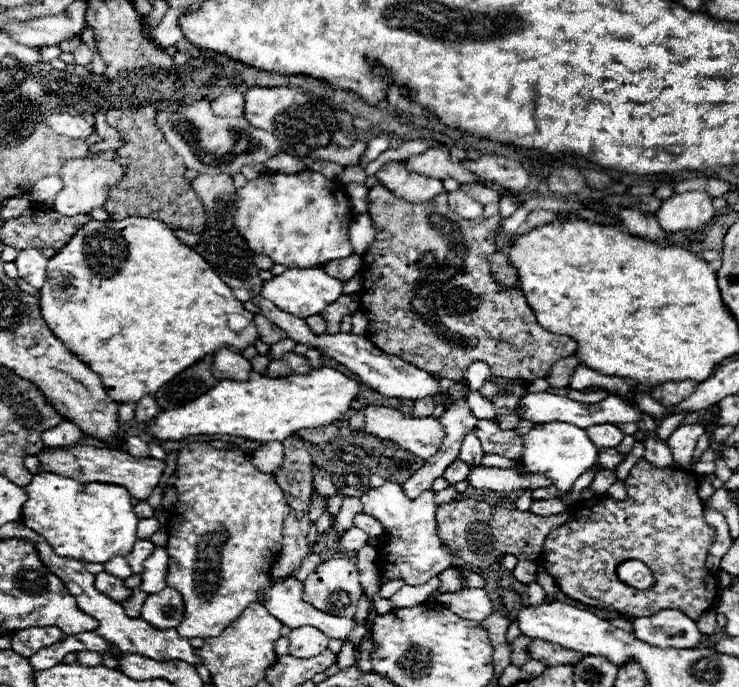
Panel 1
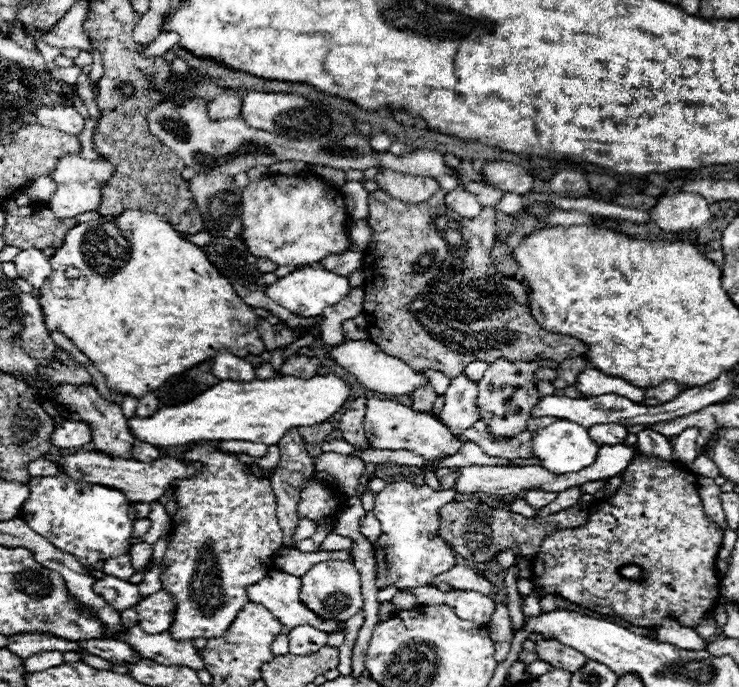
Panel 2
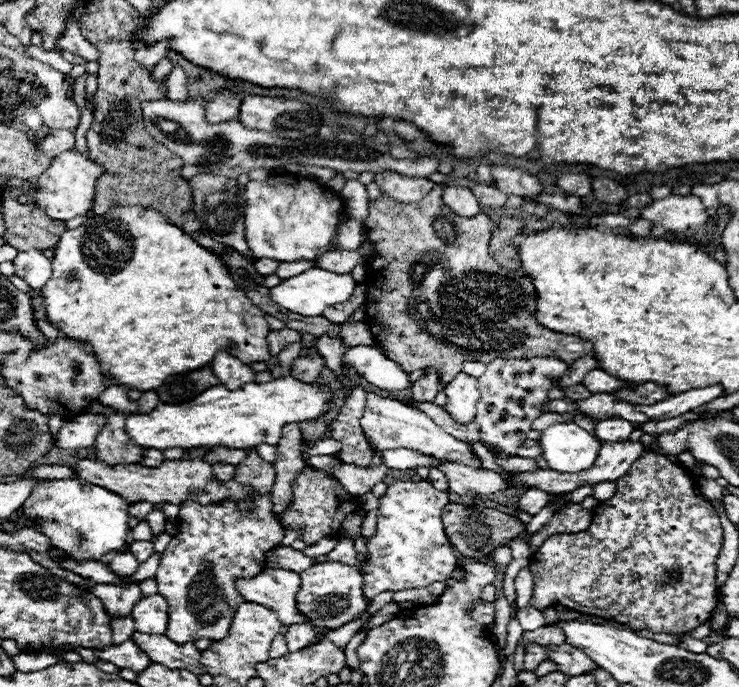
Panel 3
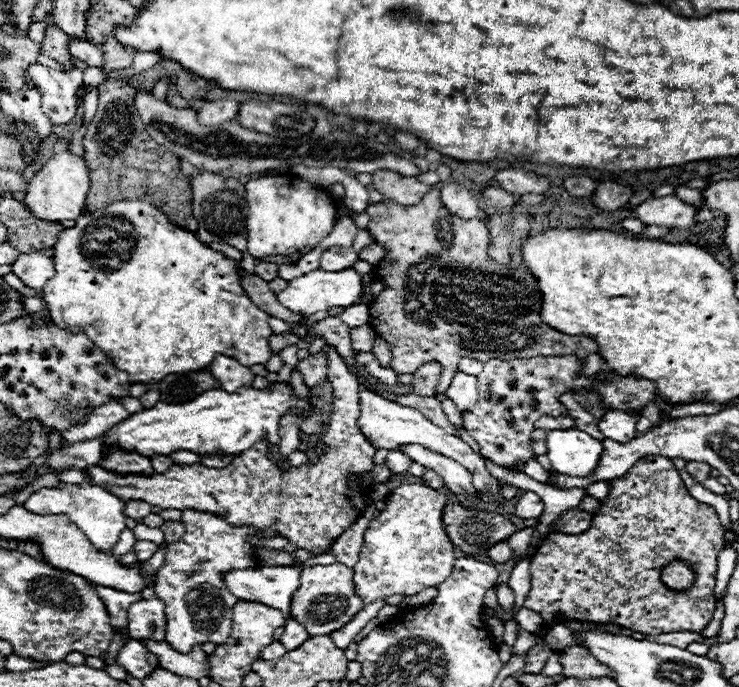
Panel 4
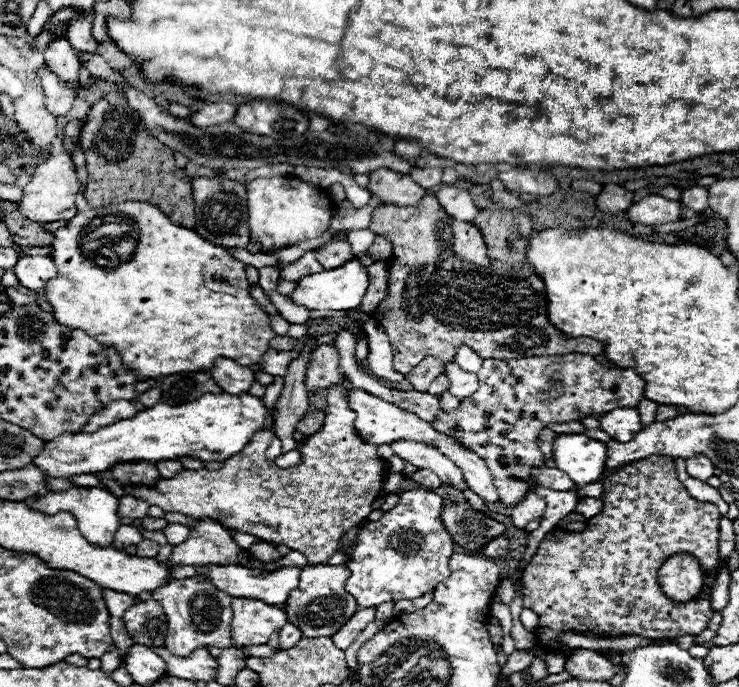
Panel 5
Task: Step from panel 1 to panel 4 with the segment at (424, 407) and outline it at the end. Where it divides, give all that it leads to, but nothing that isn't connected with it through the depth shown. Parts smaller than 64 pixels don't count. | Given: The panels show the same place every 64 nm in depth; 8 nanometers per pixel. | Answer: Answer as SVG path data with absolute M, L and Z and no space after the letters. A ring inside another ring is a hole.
M426 362L412 374L412 386L414 392L420 396L434 396L434 388L438 384L442 366L438 362Z

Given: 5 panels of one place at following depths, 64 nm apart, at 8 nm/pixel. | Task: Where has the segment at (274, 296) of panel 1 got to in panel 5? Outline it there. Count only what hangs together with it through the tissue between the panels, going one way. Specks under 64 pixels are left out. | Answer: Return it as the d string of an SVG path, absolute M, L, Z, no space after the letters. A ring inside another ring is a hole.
M354 256L348 260L344 266L338 266L334 270L324 270L318 274L310 274L298 282L298 288L290 298L296 304L302 304L310 310L354 310L360 306L366 290L368 290L370 278L368 278L368 268L360 264L360 260Z

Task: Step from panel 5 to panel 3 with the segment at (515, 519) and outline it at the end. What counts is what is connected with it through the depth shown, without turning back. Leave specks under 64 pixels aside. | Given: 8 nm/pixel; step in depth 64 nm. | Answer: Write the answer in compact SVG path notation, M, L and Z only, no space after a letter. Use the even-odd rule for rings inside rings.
M528 488L522 496L520 496L520 502L518 502L518 508L528 512L530 516L538 514L544 506L548 504L548 494L544 490L536 490L536 488Z

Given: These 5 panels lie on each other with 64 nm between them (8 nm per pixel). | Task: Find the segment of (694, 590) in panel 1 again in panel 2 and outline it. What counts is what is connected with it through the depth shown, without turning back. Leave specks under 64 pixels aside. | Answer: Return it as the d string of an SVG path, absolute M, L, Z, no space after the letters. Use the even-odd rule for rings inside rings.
M636 456L632 460L632 466L628 466L628 470L624 470L624 478L622 484L618 488L618 492L612 498L598 500L596 504L592 504L588 508L588 522L582 528L570 528L570 530L560 530L560 532L552 532L540 546L540 552L536 554L536 558L532 558L532 582L534 582L534 590L538 592L538 598L542 598L544 594L556 594L564 600L568 600L570 604L588 608L592 612L604 614L604 616L618 616L620 620L632 624L632 626L640 626L640 628L652 628L652 626L660 626L666 618L674 618L678 624L682 626L692 626L696 628L700 624L700 620L714 610L714 606L718 604L718 596L720 596L720 586L718 586L718 574L716 574L716 554L718 548L722 544L722 528L716 522L710 522L704 514L704 504L696 492L696 474L692 474L686 468L678 468L672 462L664 462L660 458L652 458L652 456ZM620 566L638 566L644 574L642 574L642 582L632 582L628 578L622 578L620 574Z

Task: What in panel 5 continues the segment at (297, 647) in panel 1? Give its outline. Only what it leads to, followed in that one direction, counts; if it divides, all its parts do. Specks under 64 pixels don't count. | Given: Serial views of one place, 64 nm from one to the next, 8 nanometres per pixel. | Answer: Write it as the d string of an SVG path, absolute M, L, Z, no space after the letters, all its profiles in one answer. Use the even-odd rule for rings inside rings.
M286 624L280 628L280 650L288 650L292 648L298 640L302 640L302 634L296 626L292 624Z

